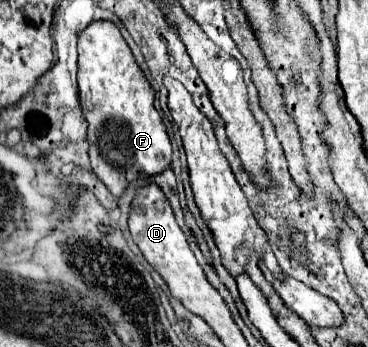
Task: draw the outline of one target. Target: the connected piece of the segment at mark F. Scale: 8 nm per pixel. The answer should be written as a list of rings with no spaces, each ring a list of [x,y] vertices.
[[[93,20],[77,36],[77,54],[77,82],[81,108],[89,126],[91,168],[113,196],[121,196],[129,182],[159,174],[171,164],[171,142],[153,106],[155,92],[113,22]]]

